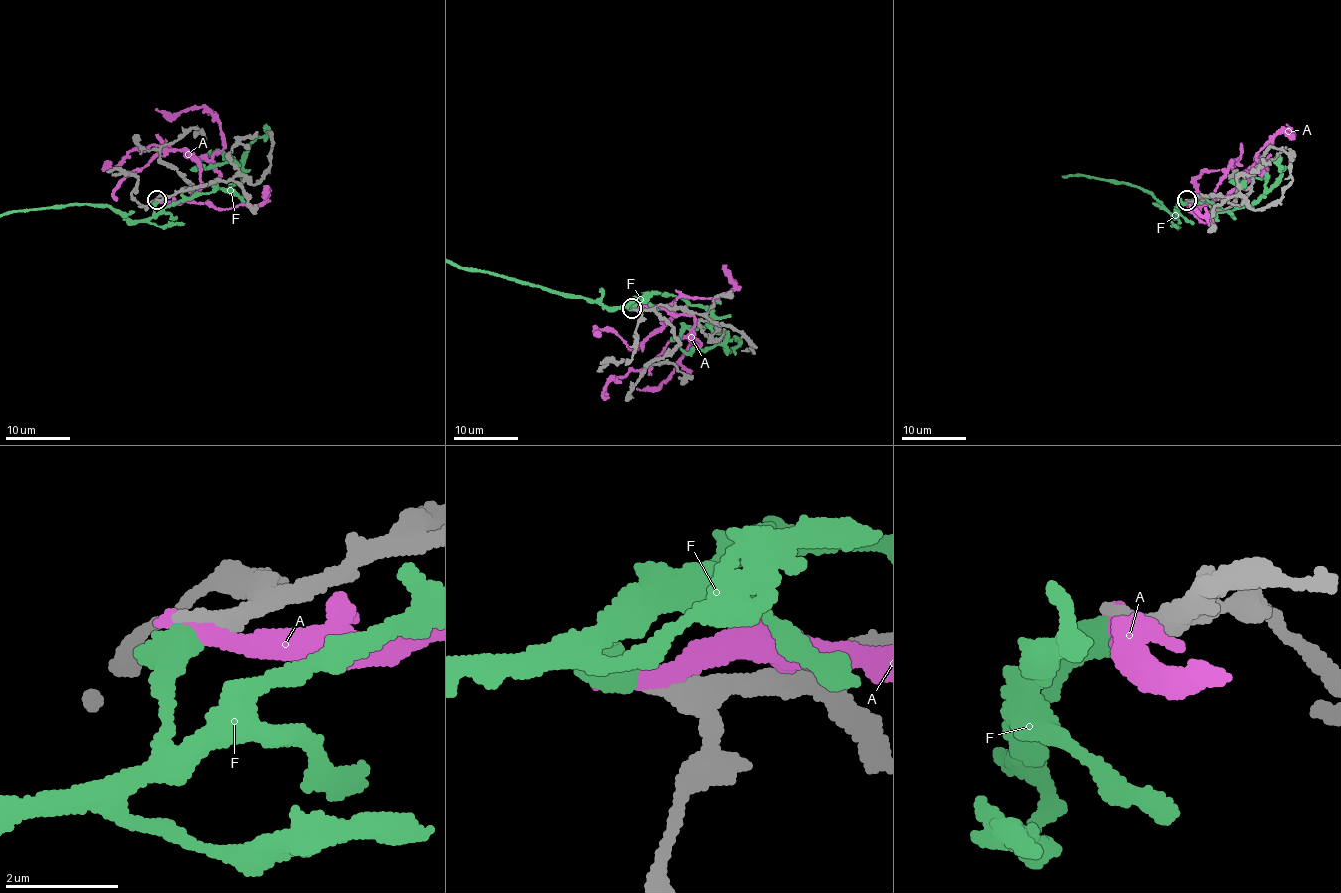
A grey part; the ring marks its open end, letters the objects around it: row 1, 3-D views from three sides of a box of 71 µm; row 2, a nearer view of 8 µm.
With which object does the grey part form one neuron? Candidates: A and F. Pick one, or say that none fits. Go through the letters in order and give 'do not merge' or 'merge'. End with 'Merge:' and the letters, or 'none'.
A: do not merge
F: do not merge
Merge: none

